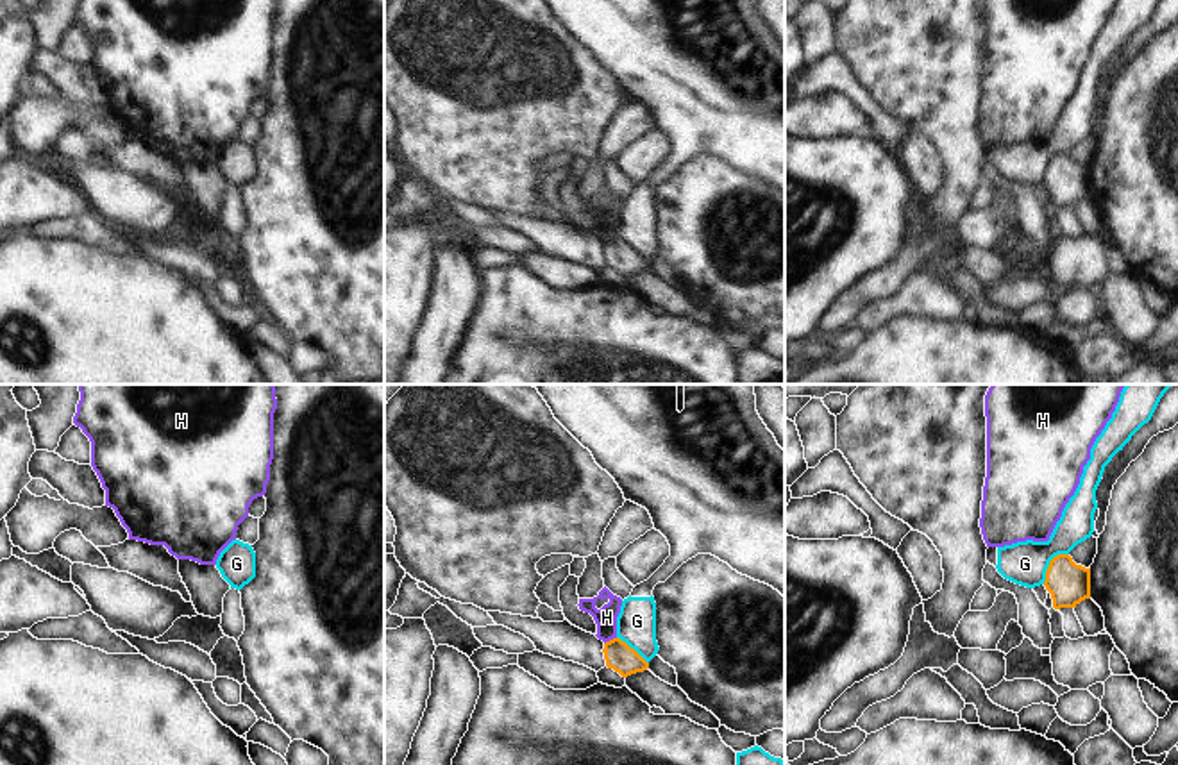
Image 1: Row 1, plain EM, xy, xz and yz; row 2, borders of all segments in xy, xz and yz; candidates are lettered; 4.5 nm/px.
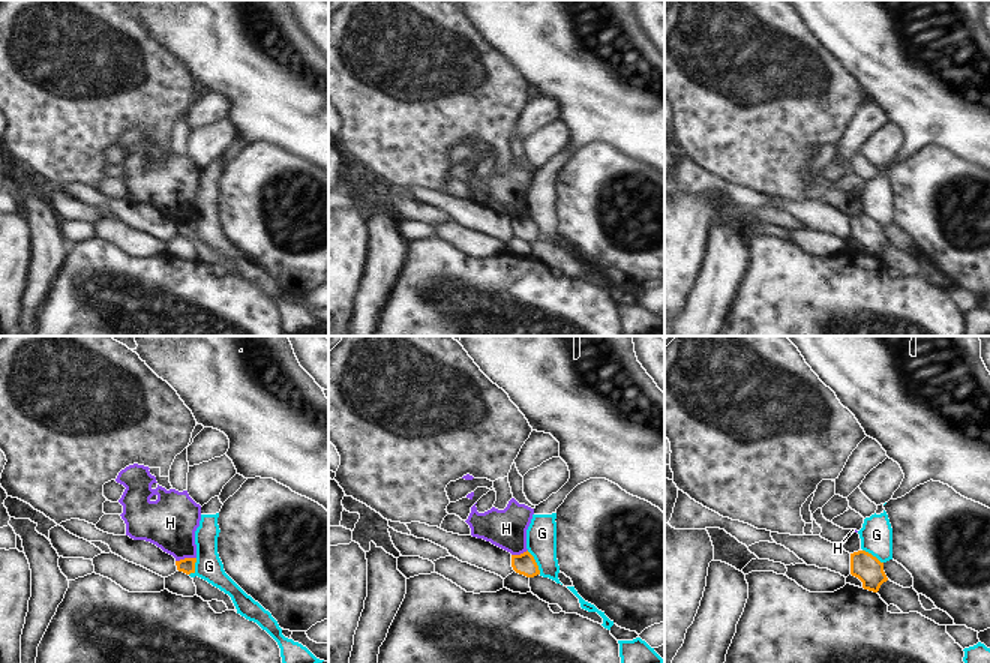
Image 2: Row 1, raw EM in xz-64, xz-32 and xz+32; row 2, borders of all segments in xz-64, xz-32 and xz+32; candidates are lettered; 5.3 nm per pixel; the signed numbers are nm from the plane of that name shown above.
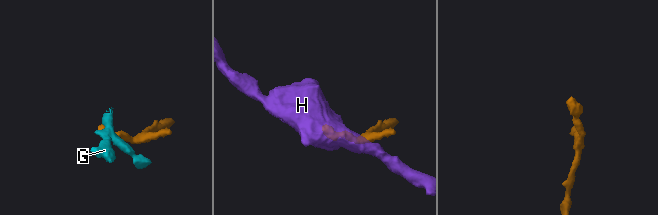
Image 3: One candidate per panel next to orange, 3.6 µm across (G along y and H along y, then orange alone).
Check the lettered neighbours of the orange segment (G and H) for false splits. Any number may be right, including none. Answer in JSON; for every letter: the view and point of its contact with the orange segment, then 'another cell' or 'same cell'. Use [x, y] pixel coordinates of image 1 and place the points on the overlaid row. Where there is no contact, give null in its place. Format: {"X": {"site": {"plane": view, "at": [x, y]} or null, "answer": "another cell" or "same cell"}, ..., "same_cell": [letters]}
{"G": {"site": {"plane": "yz", "at": [1050, 563]}, "answer": "another cell"}, "H": {"site": {"plane": "xz", "at": [610, 640]}, "answer": "another cell"}, "same_cell": []}

